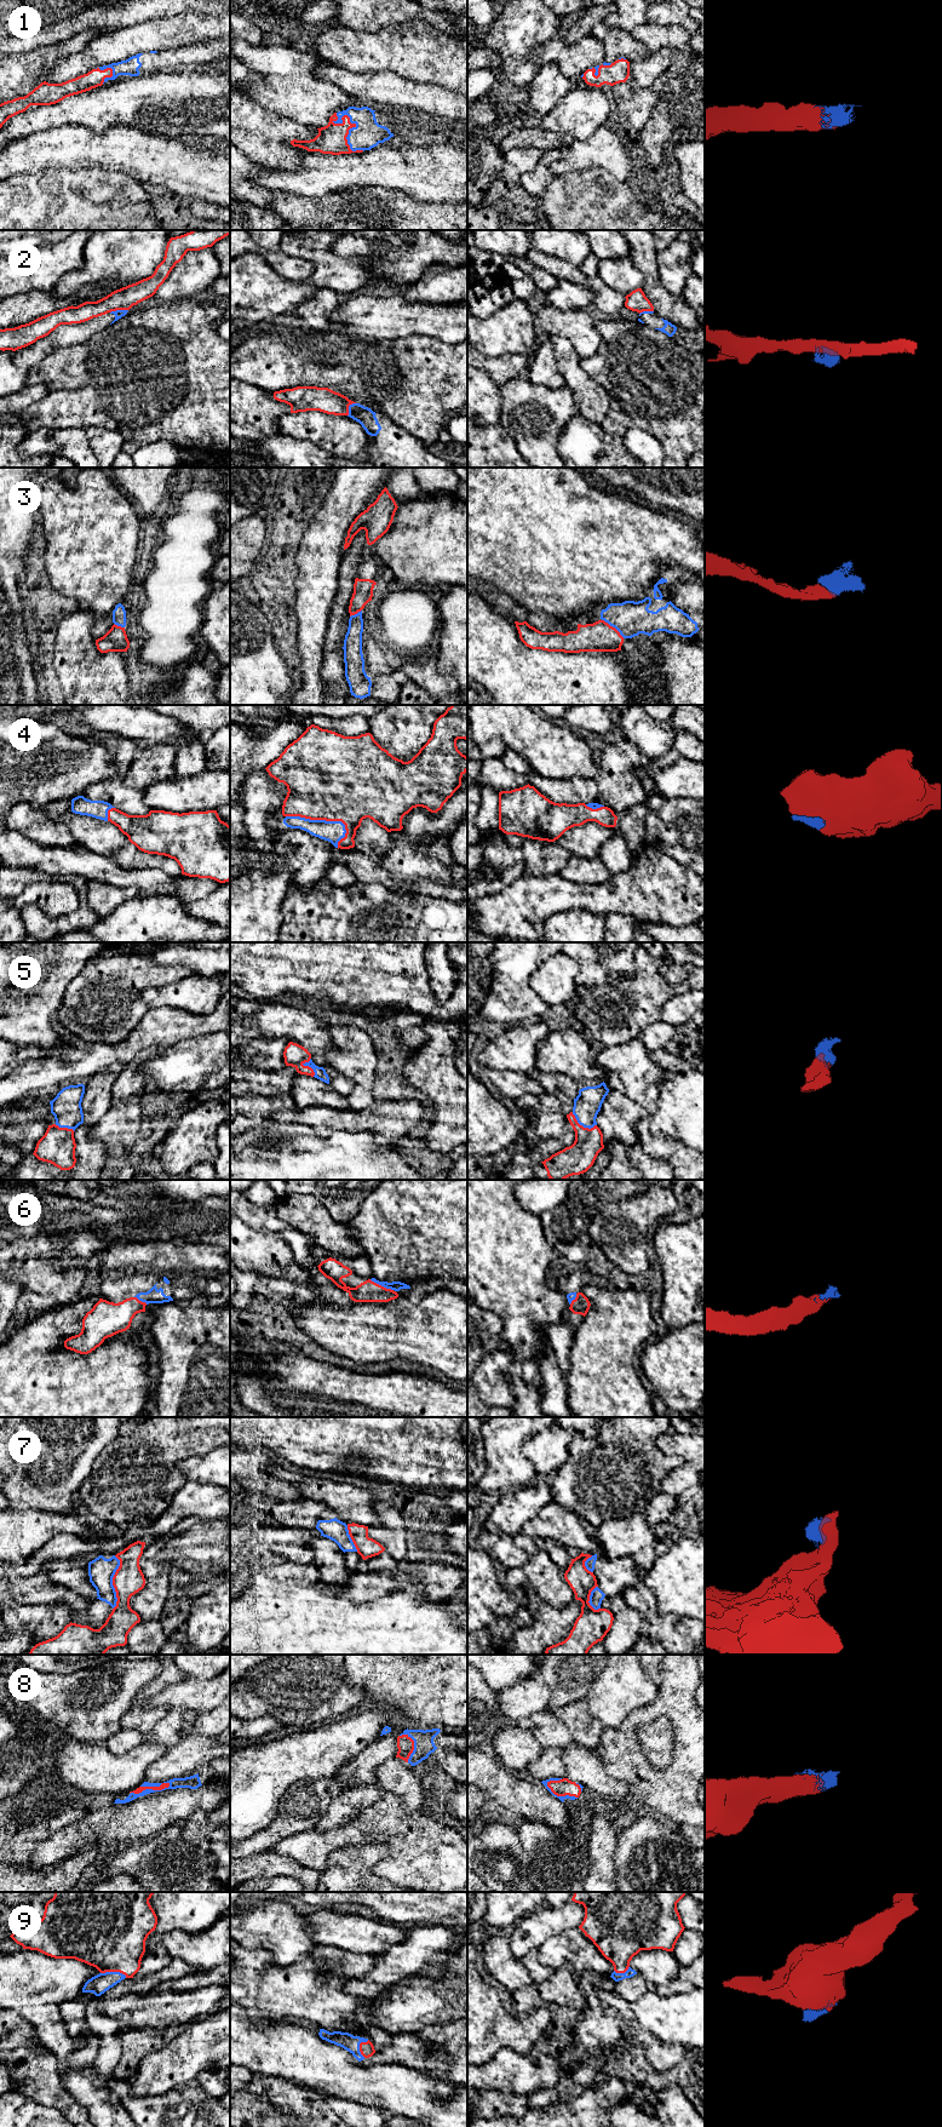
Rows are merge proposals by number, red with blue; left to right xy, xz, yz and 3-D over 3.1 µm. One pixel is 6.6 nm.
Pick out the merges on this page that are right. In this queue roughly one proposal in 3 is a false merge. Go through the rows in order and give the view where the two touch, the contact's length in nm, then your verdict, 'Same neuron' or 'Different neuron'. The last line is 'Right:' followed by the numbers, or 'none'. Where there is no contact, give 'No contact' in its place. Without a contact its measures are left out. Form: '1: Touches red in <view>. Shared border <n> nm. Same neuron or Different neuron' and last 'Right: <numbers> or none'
1: Touches red in xz. Shared border 320 nm. Same neuron
2: Touches red in xy. Shared border 120 nm. Different neuron
3: Touches red in yz. Shared border 200 nm. Same neuron
4: Touches red in xz. Shared border 420 nm. Same neuron
5: Touches red in yz. Shared border 190 nm. Same neuron
6: Touches red in xz. Shared border 180 nm. Same neuron
7: Touches red in xy. Shared border 360 nm. Different neuron
8: Touches red in xy. Shared border 280 nm. Same neuron
9: Touches red in xy. Shared border 180 nm. Same neuron
Right: 1, 3, 4, 5, 6, 8, 9

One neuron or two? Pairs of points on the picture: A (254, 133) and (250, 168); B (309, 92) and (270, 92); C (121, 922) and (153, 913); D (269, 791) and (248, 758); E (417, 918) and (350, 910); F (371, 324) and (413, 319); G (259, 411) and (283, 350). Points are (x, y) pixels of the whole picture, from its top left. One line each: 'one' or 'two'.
A: two
B: one
C: one
D: two
E: one
F: one
G: two

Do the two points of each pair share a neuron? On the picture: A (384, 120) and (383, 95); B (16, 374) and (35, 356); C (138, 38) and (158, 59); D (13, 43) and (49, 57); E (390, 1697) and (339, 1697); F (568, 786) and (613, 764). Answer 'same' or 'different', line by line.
A: different
B: different
C: different
D: different
E: different
F: same

